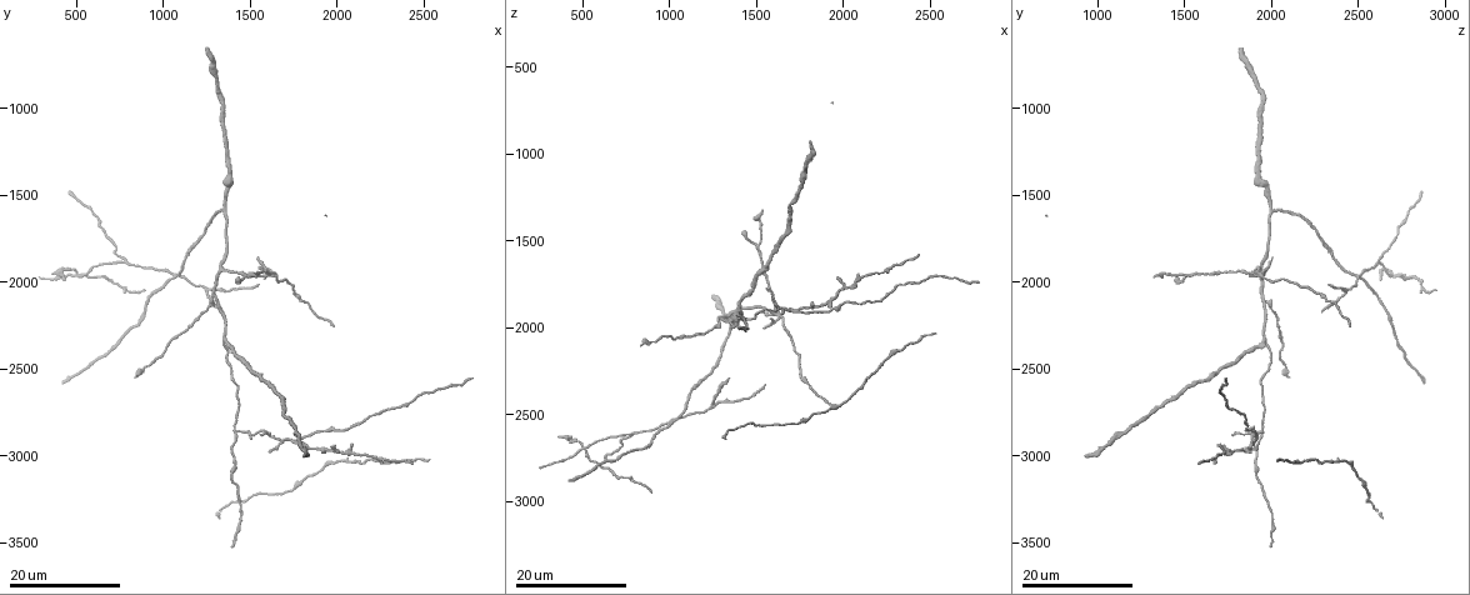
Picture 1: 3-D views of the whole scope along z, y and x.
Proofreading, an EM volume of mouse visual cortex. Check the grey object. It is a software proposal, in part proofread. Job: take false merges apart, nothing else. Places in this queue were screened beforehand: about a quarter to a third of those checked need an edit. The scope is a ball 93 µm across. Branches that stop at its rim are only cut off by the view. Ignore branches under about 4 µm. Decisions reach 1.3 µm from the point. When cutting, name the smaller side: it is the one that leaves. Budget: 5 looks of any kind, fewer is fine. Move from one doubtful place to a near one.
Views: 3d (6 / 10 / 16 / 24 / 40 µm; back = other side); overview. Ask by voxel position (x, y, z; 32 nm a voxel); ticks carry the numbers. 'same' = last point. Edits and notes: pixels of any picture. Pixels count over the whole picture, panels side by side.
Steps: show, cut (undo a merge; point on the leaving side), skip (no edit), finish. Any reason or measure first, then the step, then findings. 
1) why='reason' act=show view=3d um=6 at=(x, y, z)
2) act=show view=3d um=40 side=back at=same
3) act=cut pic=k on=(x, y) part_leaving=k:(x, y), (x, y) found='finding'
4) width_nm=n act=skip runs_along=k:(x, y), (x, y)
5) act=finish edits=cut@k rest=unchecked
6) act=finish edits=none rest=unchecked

why='four arms meet' act=show view=3d um=24 at=(1040, 1960, 2520)

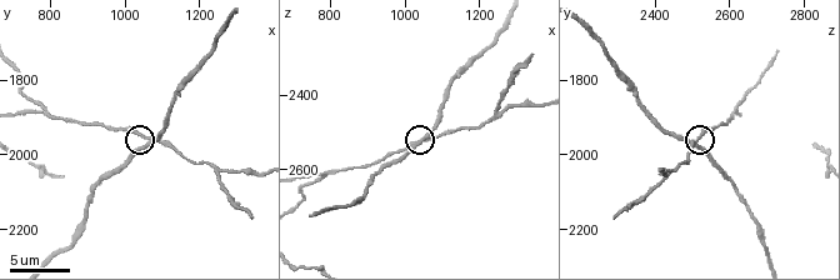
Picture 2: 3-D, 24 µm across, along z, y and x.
act=show view=3d um=6 at=(1060, 1970, 2500)

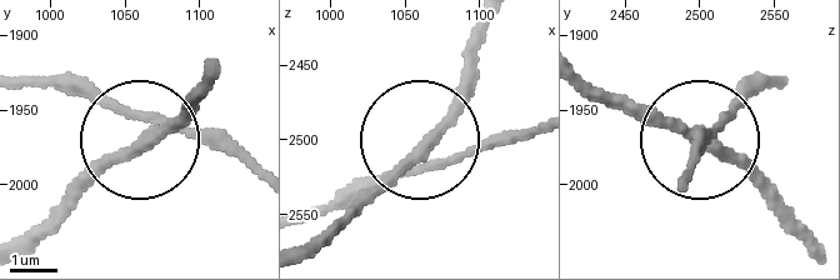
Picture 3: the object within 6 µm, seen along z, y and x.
width_nm=230 act=skip found='all the same cell'

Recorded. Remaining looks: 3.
why='arms part here' act=show view=3d um=6 at=(770, 1860, 2620)

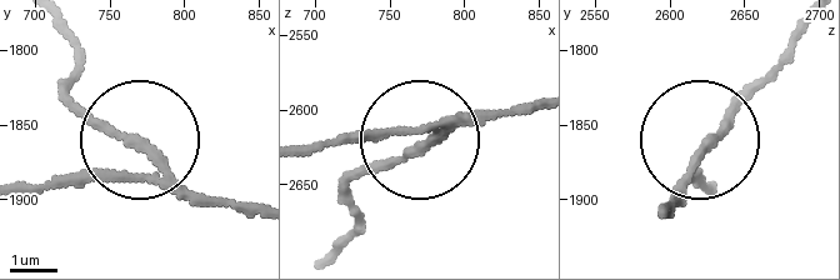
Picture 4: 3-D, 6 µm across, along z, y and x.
arms=3 act=cut pic=4 on=(119, 139) found='a second cell is stuck on'

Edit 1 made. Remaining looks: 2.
why='arms part here' act=show view=3d um=10 at=(1260, 2040, 2430)

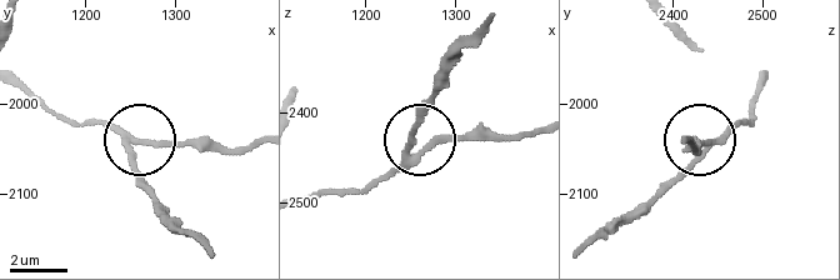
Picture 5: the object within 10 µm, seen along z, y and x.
act=show view=3d um=6 at=(1260, 2045, 2440)

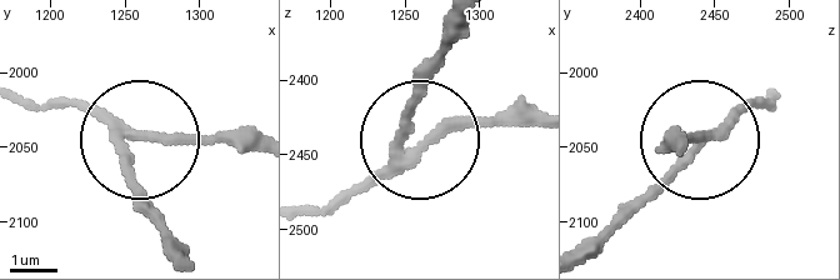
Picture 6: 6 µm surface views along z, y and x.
side_arm_um=7 act=cut pic=6 on=(134, 186) part_leaving=6:(399, 154), (414, 74), (450, 26) found='two cells meet here'

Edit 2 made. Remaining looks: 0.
act=finish edits=cut@4,cut@6 rest=unchecked

